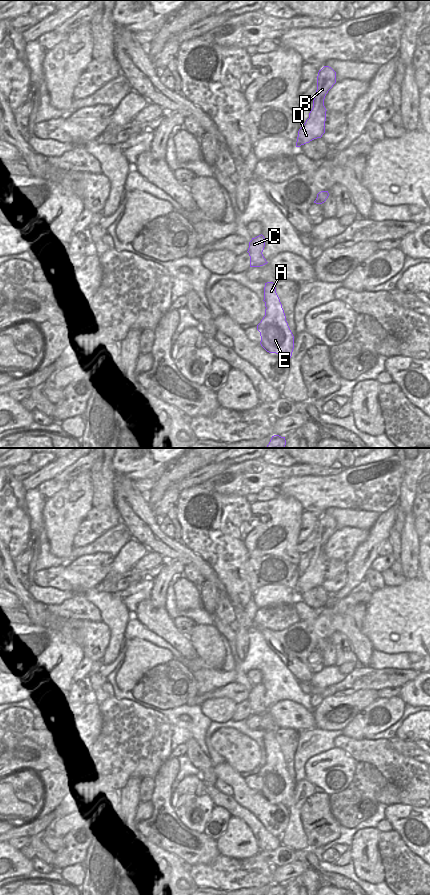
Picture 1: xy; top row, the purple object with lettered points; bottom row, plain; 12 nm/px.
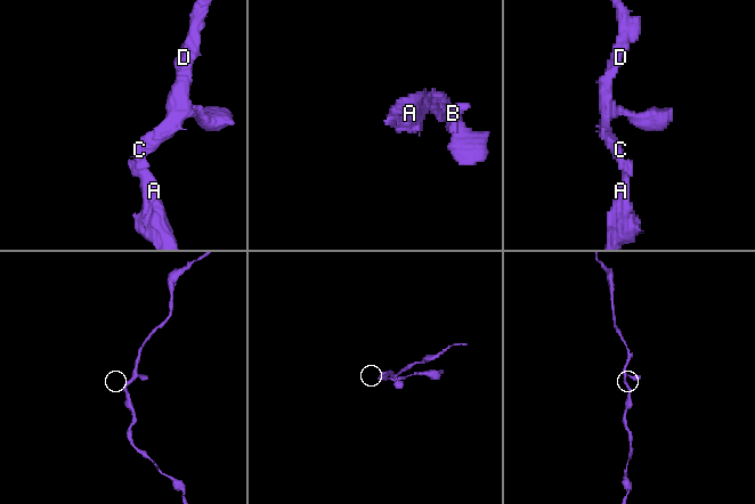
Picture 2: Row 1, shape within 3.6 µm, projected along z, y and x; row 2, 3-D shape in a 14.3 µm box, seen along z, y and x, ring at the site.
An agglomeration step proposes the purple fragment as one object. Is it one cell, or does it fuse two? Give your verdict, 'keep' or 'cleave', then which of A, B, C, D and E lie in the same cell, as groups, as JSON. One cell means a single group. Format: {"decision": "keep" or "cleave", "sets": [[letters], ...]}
{"decision": "keep", "sets": [["A", "B", "C", "D", "E"]]}

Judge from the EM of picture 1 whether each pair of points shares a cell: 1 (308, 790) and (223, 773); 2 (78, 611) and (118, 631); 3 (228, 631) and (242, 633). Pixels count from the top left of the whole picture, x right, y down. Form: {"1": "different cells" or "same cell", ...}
{"1": "different cells", "2": "different cells", "3": "different cells"}

